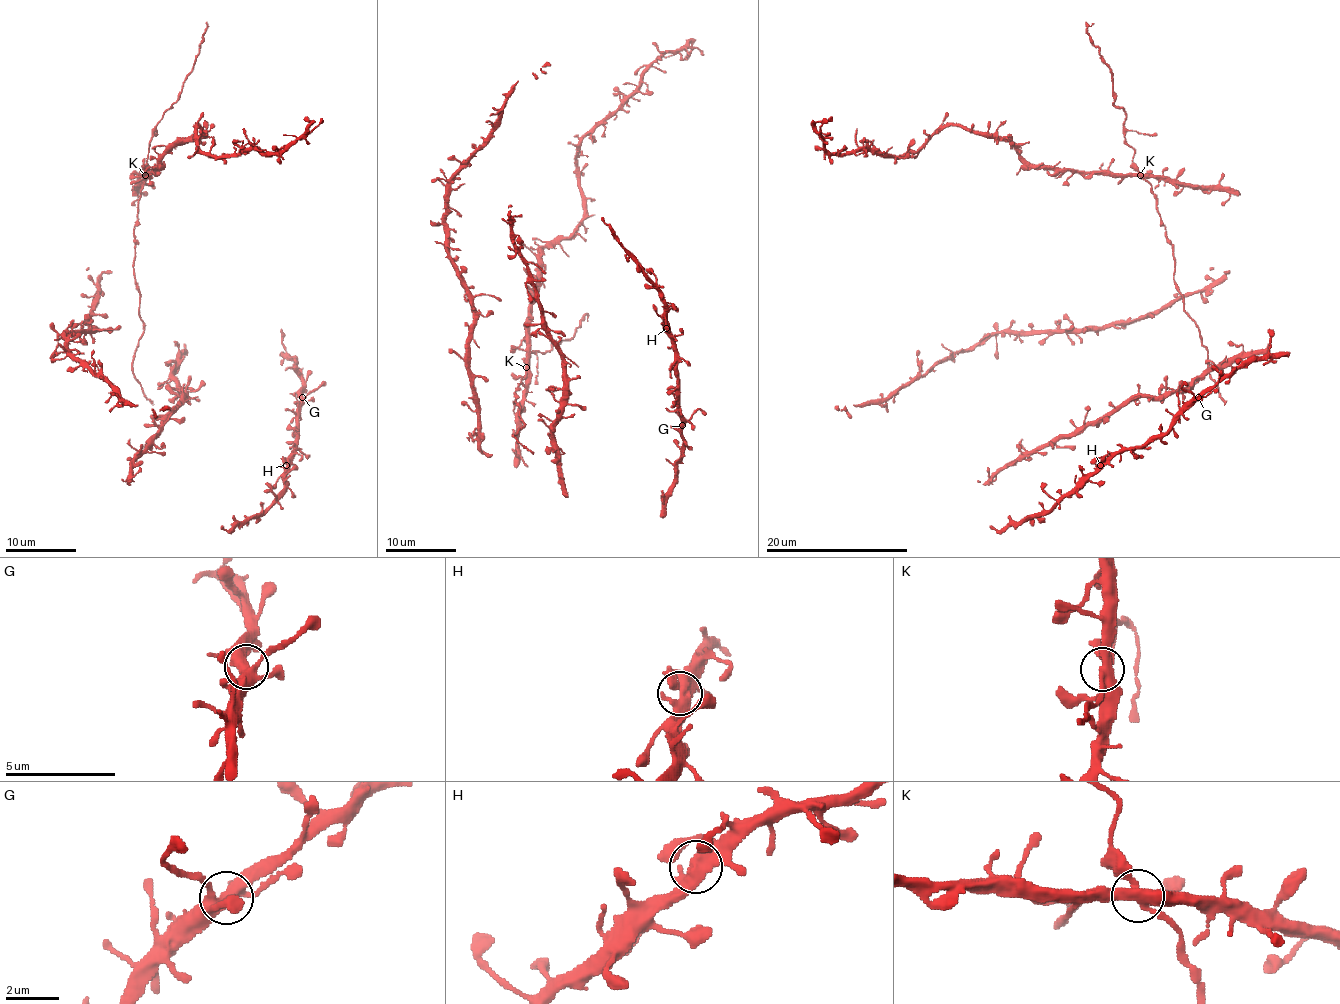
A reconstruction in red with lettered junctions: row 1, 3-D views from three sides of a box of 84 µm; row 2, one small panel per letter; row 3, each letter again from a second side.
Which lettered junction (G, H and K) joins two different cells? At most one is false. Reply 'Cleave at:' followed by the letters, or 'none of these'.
Cleave at: none of these

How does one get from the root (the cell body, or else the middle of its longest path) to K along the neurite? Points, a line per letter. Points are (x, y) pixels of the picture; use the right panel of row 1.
K: (1175, 280), (1173, 245), (1157, 209), (1155, 193), (1139, 175)

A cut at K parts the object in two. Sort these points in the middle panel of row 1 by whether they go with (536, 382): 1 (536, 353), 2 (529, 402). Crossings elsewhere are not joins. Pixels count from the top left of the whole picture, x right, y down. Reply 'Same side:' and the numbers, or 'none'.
Same side: 1

